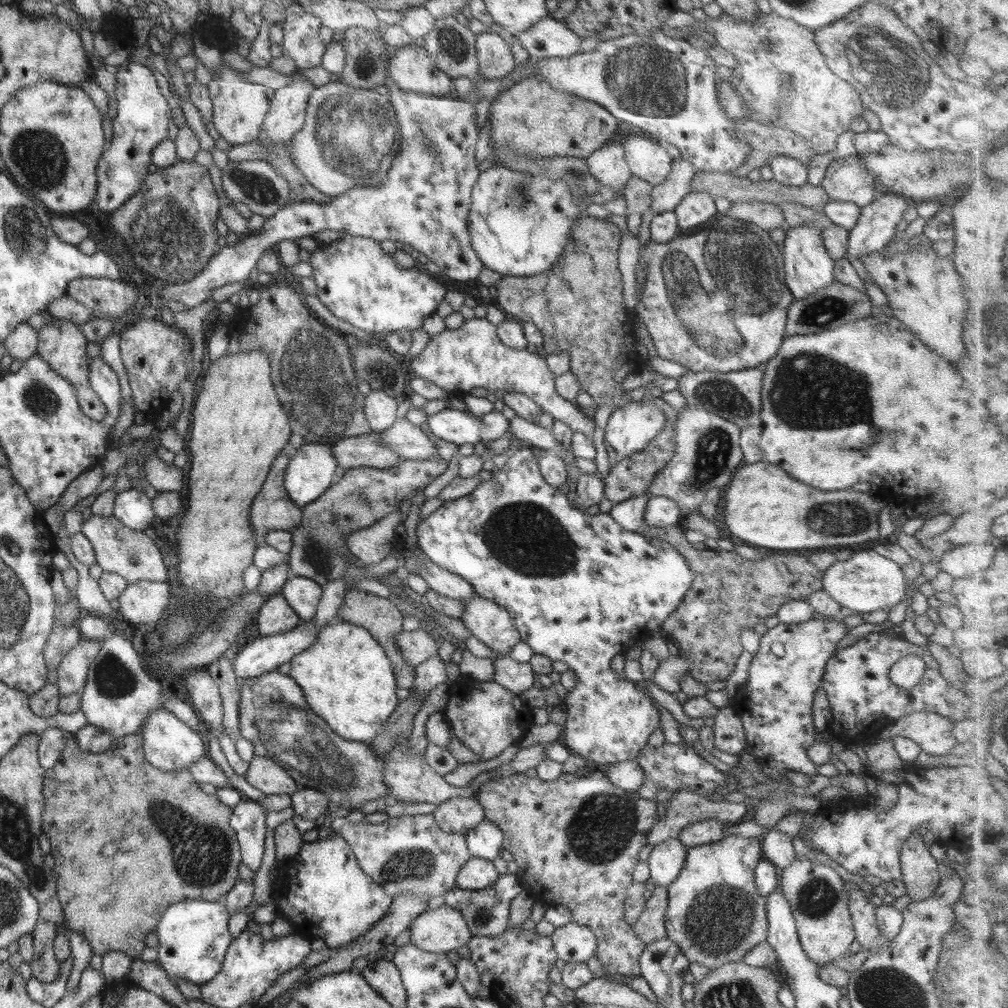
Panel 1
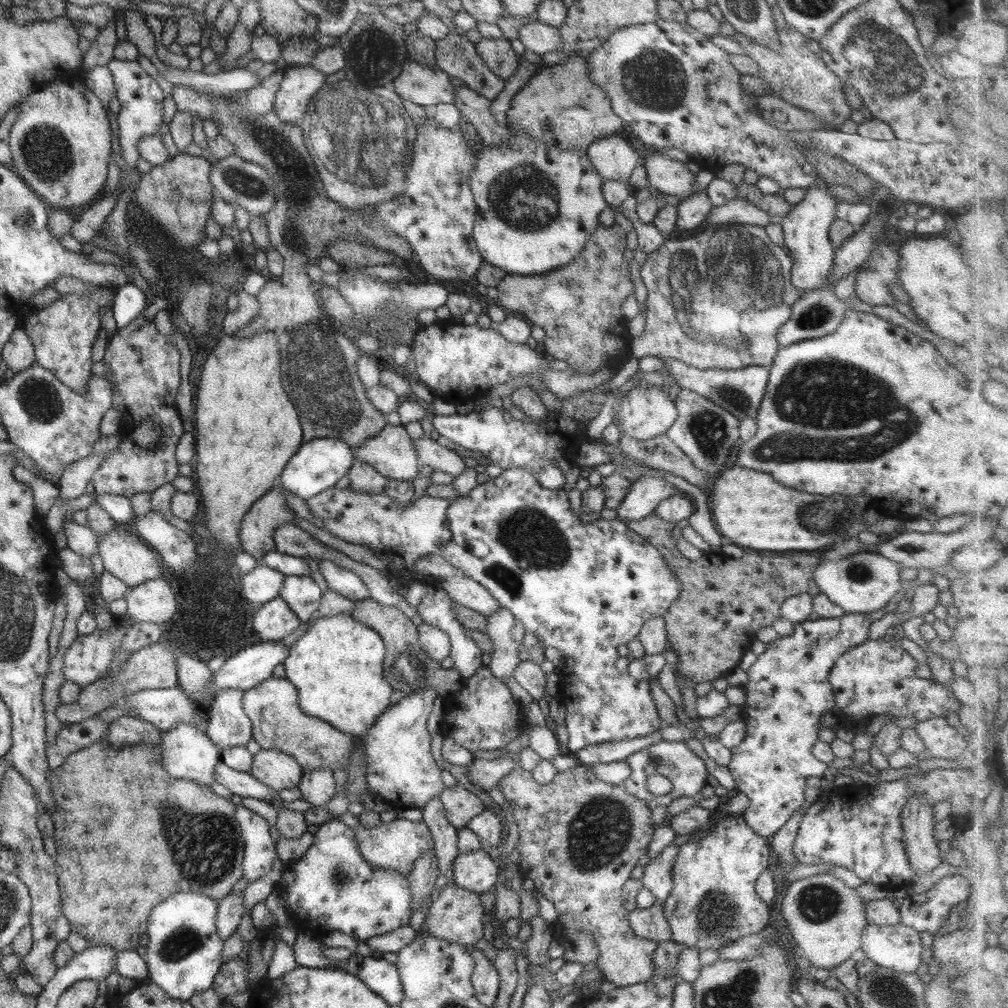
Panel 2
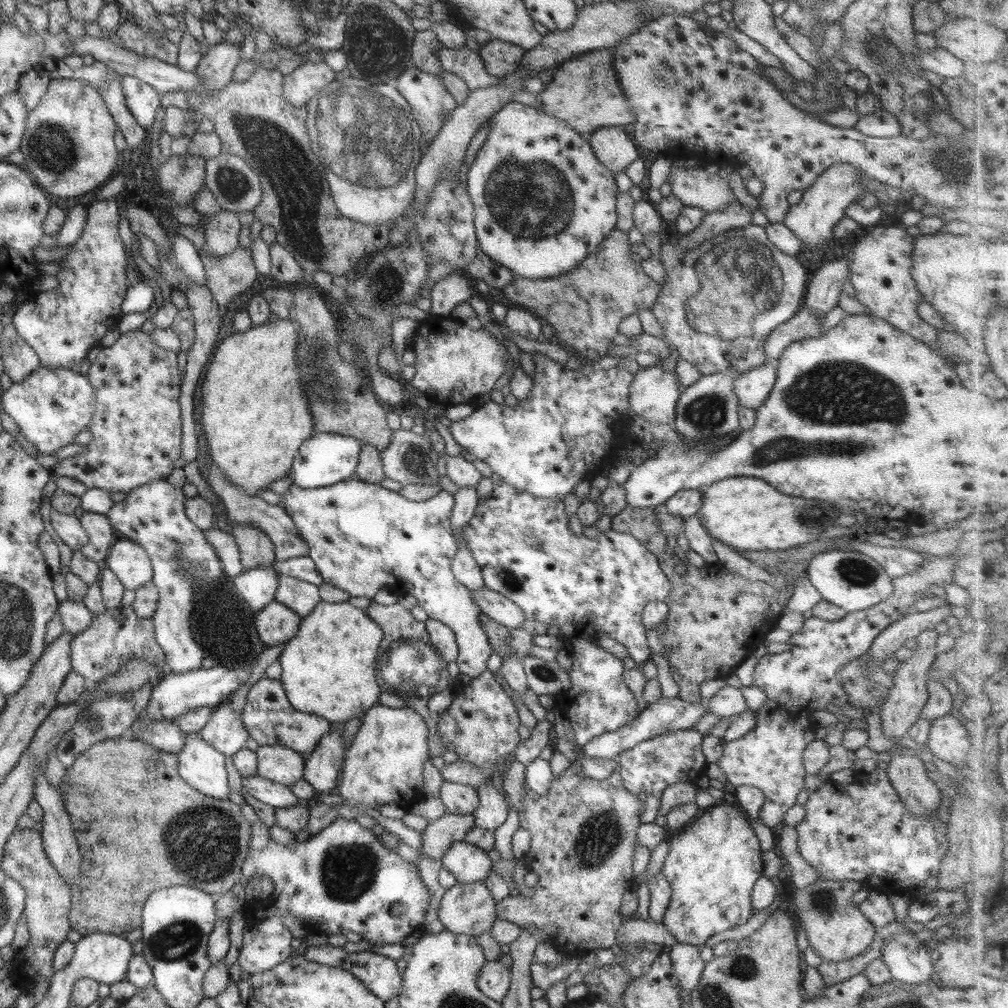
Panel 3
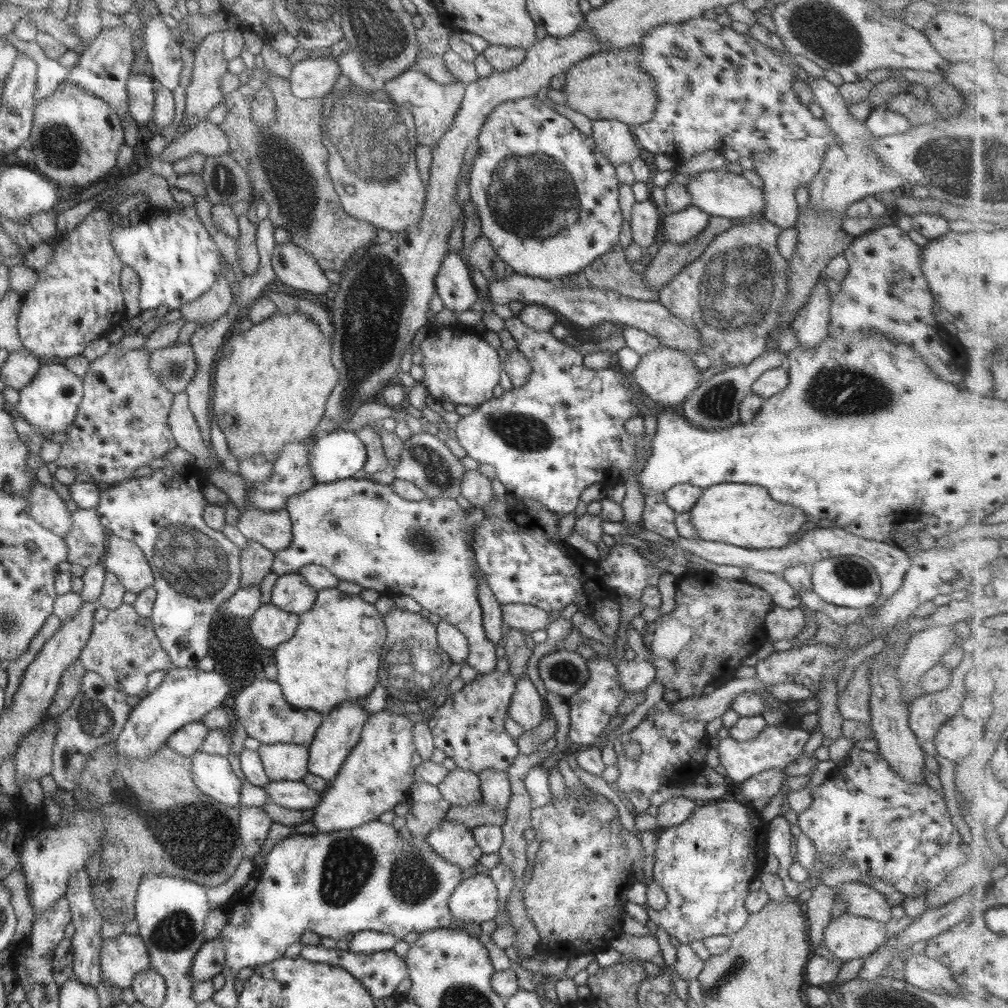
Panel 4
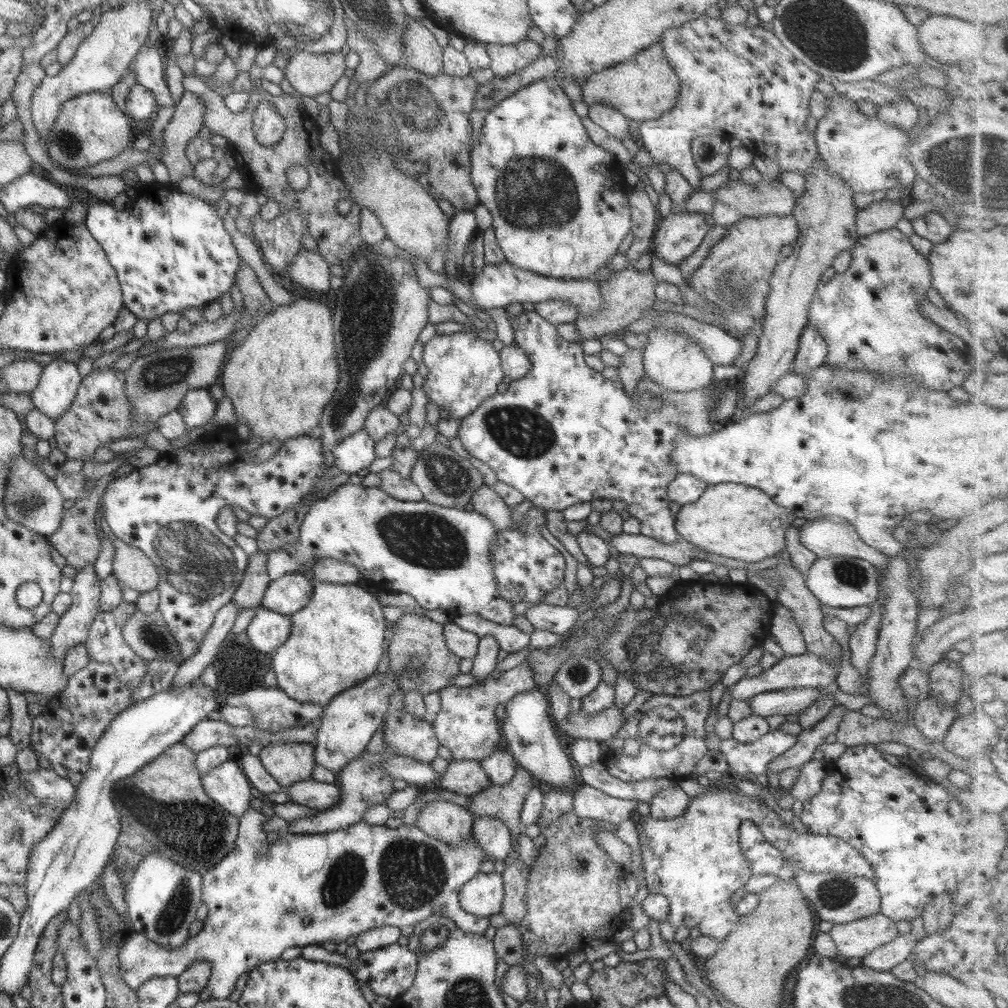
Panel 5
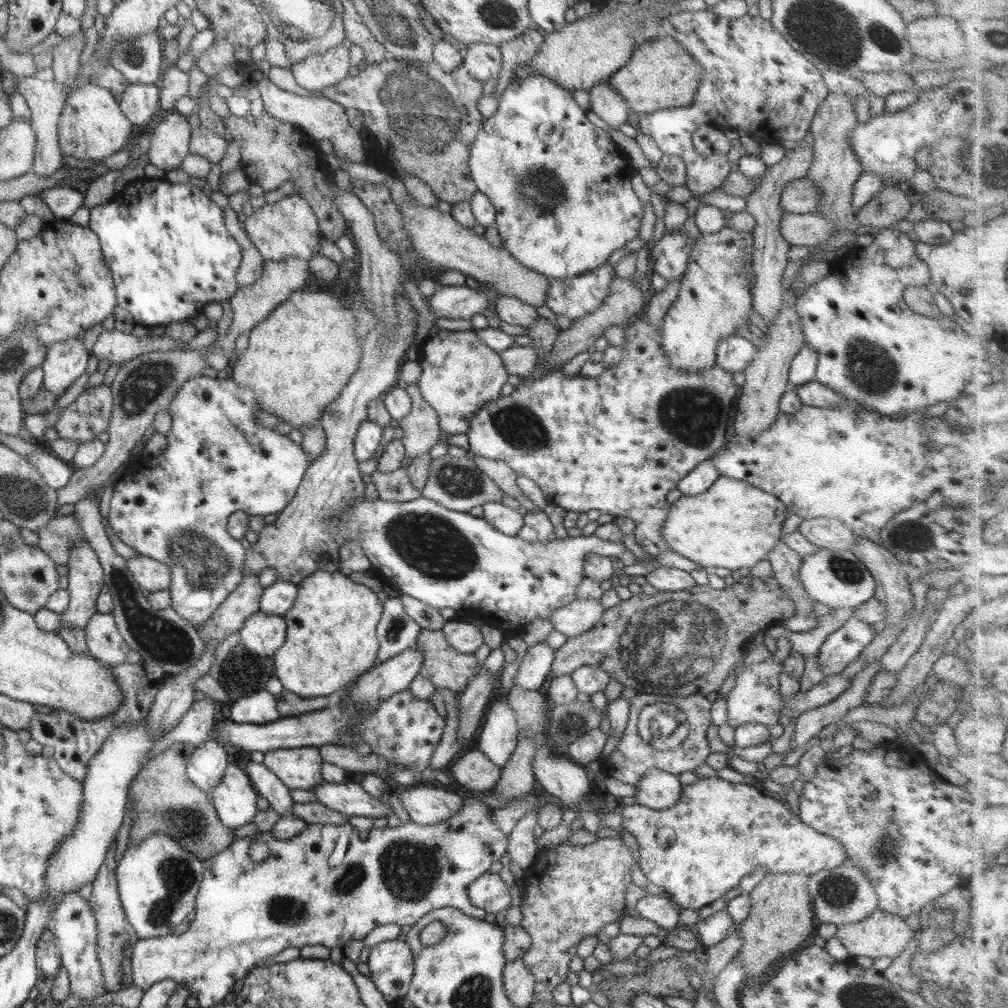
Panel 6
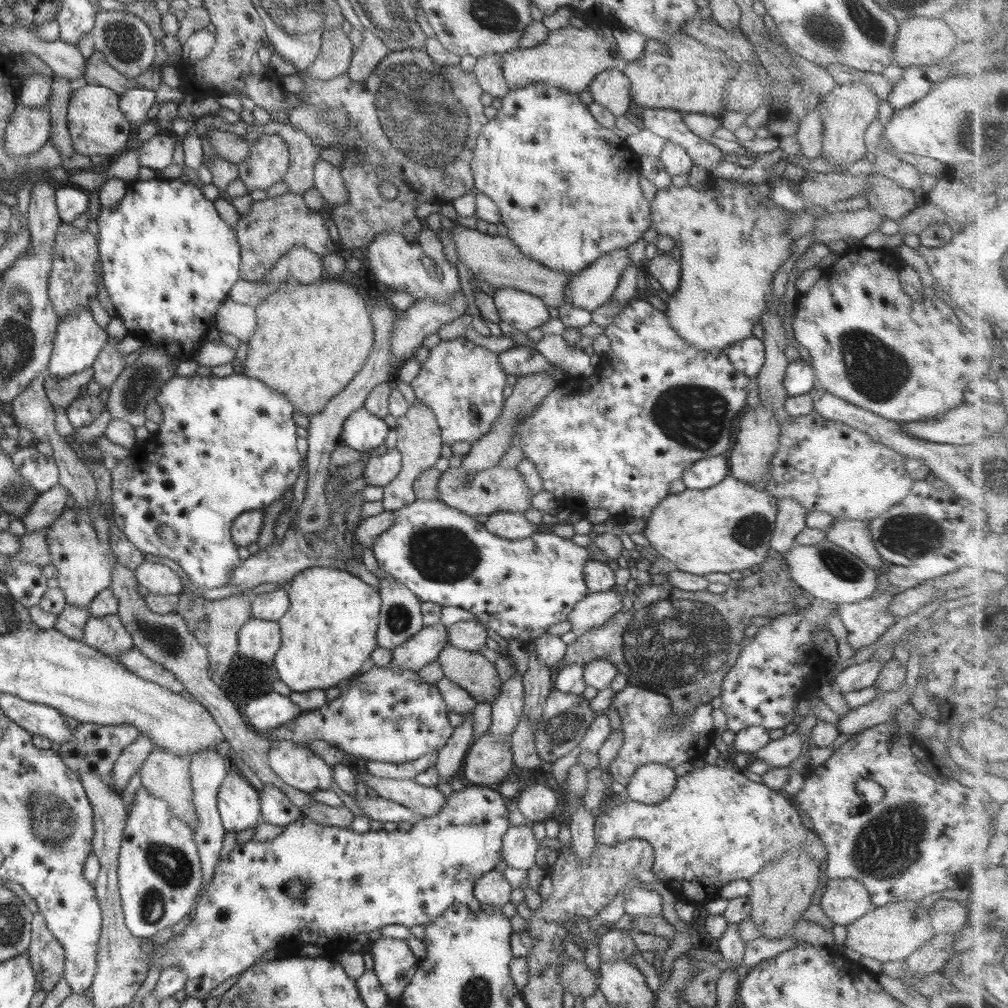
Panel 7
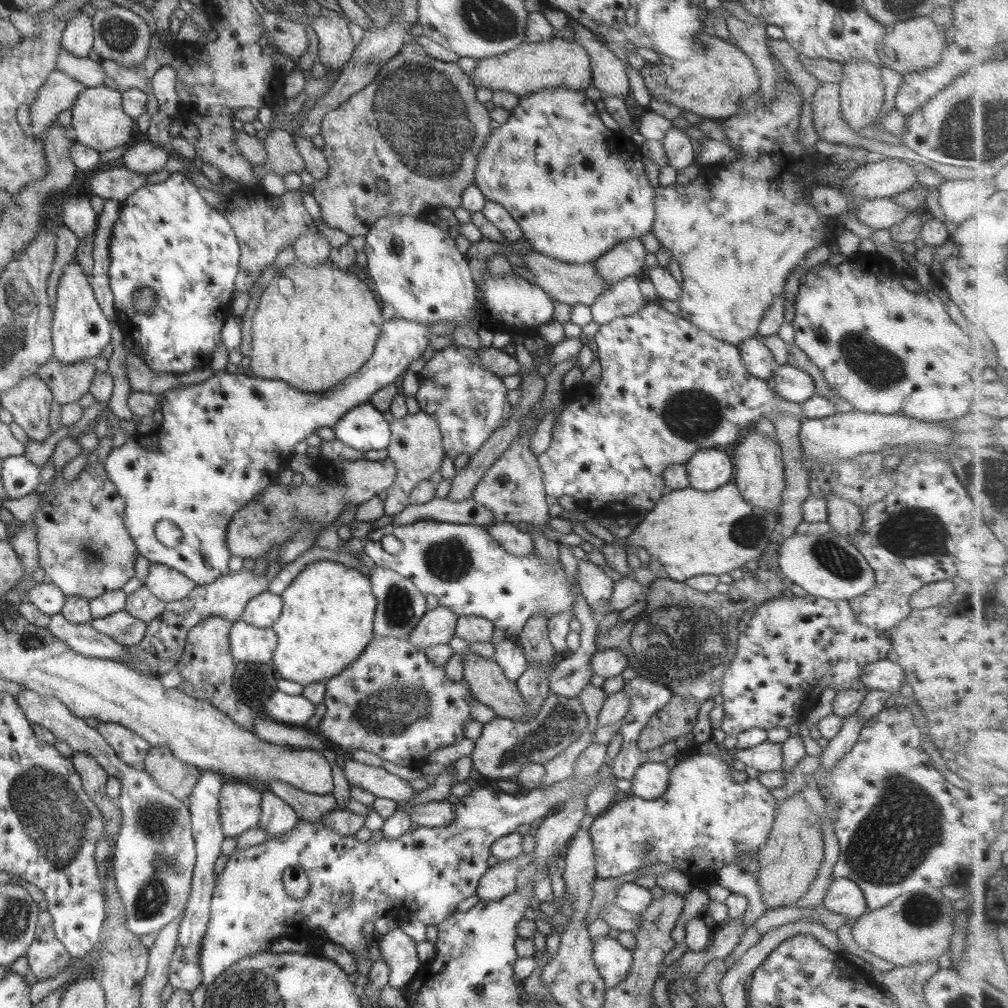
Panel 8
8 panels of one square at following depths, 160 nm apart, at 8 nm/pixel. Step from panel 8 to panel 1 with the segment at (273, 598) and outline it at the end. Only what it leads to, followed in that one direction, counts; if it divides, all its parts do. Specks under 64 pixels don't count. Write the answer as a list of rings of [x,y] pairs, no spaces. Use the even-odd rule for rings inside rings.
[[[303,576],[287,580],[280,590],[287,604],[298,614],[302,622],[313,620],[322,591],[323,587],[318,582]]]

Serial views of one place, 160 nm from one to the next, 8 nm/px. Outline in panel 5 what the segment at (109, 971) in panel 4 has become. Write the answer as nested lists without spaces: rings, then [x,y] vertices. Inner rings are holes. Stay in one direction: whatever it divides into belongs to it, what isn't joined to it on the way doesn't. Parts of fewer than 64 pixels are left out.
[[[244,818],[244,820],[242,820],[242,834],[240,834],[238,840],[236,839],[234,850],[224,856],[222,860],[218,860],[216,866],[212,867],[212,869],[208,869],[208,871],[202,875],[202,902],[209,908],[207,918],[203,920],[205,922],[203,929],[194,937],[188,938],[188,941],[184,943],[184,946],[178,948],[160,947],[160,945],[153,942],[152,939],[146,939],[143,934],[134,933],[119,950],[119,971],[122,975],[122,980],[124,980],[132,990],[136,990],[151,978],[165,976],[177,977],[193,962],[206,960],[211,964],[211,975],[206,986],[208,990],[212,992],[211,998],[228,999],[230,998],[232,990],[235,988],[234,985],[236,984],[236,980],[238,980],[244,972],[250,972],[260,963],[280,959],[282,953],[290,947],[302,948],[310,945],[322,945],[325,942],[332,942],[342,948],[361,932],[366,932],[373,928],[380,928],[382,926],[395,926],[399,929],[402,928],[402,926],[415,926],[419,922],[436,914],[449,918],[460,930],[463,930],[468,934],[484,934],[486,928],[489,926],[489,918],[482,918],[467,913],[459,903],[459,894],[461,893],[462,888],[480,873],[481,862],[484,860],[488,860],[488,856],[484,853],[484,849],[478,845],[478,841],[474,839],[474,834],[472,834],[472,837],[470,837],[468,841],[462,841],[458,847],[452,847],[452,845],[446,845],[440,843],[440,841],[436,839],[428,837],[426,833],[416,826],[408,827],[407,825],[401,825],[398,828],[392,829],[388,828],[386,825],[370,826],[370,824],[361,821],[352,826],[345,827],[344,829],[324,834],[282,833],[276,842],[270,844],[269,842],[266,842],[266,838],[262,838],[262,828],[260,828],[260,826],[254,826],[254,830],[252,830],[252,824],[248,824],[248,818]]]

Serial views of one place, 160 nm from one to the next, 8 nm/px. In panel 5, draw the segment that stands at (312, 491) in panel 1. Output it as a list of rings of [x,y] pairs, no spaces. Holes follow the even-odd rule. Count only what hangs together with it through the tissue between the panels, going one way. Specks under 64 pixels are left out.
[[[364,429],[343,438],[332,448],[335,471],[342,475],[363,474],[368,471],[375,460],[375,444],[375,440]]]

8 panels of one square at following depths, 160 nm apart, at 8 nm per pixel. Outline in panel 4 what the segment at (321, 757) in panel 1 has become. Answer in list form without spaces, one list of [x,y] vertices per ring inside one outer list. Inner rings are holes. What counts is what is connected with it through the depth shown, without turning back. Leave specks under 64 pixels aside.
[[[269,679],[251,682],[236,697],[230,699],[230,707],[244,725],[247,735],[266,744],[297,744],[309,746],[318,727],[323,723],[323,714],[315,710],[298,709],[286,702],[281,686]]]

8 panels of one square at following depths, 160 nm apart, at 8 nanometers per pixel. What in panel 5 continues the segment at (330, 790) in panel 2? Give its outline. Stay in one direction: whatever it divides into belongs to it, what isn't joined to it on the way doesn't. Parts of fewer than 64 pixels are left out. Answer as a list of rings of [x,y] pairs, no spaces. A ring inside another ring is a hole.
[[[387,671],[380,675],[372,674],[363,682],[337,694],[323,707],[322,716],[318,720],[315,740],[312,743],[316,764],[337,773],[359,757],[389,712],[391,694],[400,689],[395,676]]]

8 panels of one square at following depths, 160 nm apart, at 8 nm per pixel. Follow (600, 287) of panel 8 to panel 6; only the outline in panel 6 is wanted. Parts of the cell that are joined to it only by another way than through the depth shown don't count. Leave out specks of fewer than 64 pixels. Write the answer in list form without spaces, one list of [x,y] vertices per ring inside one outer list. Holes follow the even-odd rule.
[[[414,197],[399,206],[403,214],[403,223],[409,239],[411,251],[417,252],[420,258],[433,262],[440,270],[452,268],[465,276],[473,276],[480,283],[488,283],[498,294],[512,296],[530,306],[542,306],[545,303],[549,279],[526,268],[518,262],[504,247],[493,246],[484,237],[474,233],[472,228],[466,228],[450,213],[441,212],[438,206],[424,206]]]

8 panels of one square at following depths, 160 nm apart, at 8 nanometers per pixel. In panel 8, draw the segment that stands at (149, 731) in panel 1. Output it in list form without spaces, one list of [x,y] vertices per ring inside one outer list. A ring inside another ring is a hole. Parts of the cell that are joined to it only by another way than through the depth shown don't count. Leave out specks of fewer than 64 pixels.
[[[225,779],[219,794],[219,816],[226,838],[234,838],[259,826],[261,788],[248,782]]]

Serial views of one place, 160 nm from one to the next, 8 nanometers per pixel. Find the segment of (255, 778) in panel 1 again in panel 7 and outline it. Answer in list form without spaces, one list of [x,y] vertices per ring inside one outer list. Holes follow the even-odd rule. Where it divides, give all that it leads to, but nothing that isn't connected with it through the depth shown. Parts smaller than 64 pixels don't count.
[[[288,741],[274,742],[267,755],[270,768],[288,786],[307,793],[332,788],[333,770],[308,746]]]

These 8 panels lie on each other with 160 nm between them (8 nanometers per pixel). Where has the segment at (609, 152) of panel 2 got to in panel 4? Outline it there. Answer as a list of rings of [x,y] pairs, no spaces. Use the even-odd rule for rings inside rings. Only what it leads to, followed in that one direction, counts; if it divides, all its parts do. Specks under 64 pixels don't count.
[[[594,120],[591,137],[614,166],[631,163],[640,155],[638,141],[630,133],[629,126],[618,120]]]

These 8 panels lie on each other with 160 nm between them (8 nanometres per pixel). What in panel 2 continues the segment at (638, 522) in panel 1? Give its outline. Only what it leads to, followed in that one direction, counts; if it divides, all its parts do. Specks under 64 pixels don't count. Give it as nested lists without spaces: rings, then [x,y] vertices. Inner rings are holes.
[[[643,475],[631,483],[624,500],[616,509],[617,517],[624,520],[642,520],[654,513],[654,509],[666,498],[680,494],[680,490],[664,478]]]

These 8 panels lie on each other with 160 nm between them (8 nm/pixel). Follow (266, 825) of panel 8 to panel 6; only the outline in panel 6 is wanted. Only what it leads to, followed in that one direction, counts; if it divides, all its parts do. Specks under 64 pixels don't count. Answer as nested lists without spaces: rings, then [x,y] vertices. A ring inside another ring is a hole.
[[[249,761],[244,768],[251,783],[259,793],[270,803],[270,807],[279,816],[292,814],[294,801],[289,789],[264,763]]]

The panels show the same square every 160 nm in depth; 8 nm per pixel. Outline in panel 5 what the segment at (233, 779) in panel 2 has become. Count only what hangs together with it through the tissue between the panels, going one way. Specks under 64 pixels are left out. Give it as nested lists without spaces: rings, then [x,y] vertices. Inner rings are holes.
[[[312,778],[295,782],[293,785],[283,787],[292,803],[326,811],[340,802],[340,789],[337,785],[318,782]]]

